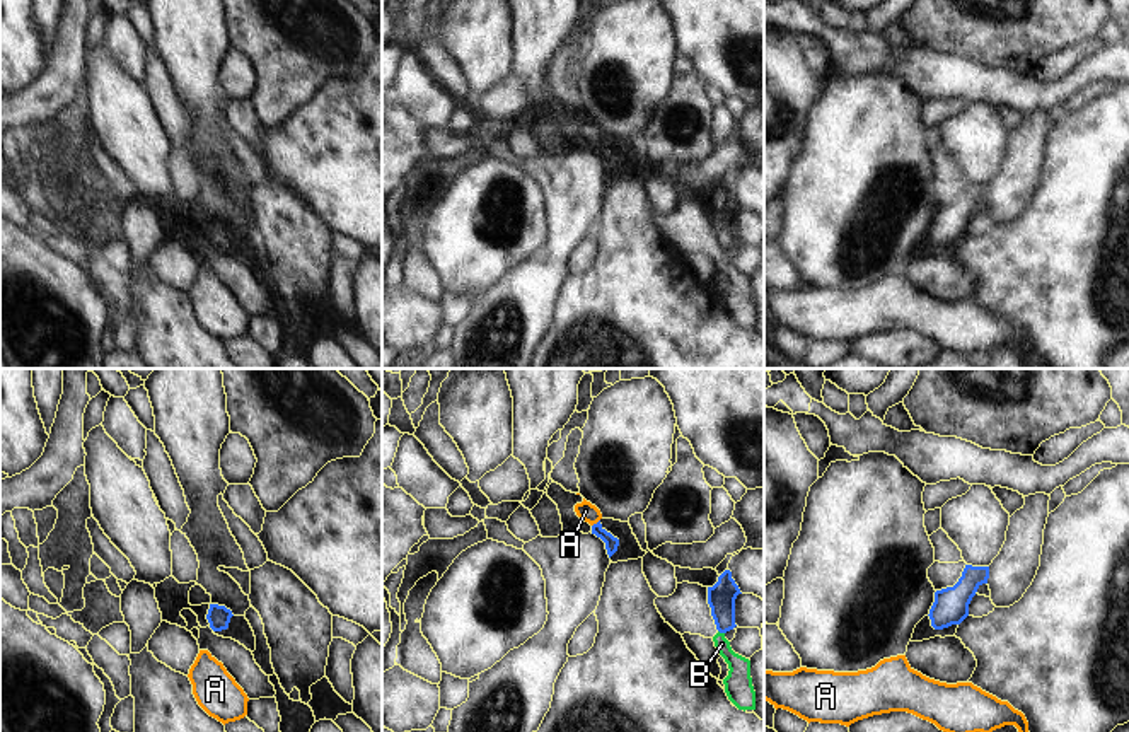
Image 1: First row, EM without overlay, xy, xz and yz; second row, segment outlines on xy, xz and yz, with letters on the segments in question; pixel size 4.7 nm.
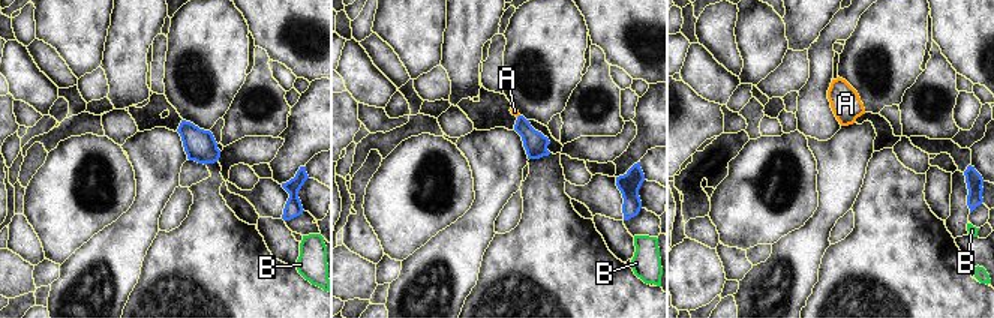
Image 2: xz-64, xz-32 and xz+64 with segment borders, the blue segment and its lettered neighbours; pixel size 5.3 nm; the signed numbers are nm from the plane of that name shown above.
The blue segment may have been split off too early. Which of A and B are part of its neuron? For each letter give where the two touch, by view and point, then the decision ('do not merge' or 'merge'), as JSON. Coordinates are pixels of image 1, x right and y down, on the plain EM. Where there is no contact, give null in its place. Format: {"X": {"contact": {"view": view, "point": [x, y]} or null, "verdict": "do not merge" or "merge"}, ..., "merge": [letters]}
{"A": {"contact": {"view": "xz", "point": [597, 140]}, "verdict": "merge"}, "B": {"contact": {"view": "xz", "point": [722, 249]}, "verdict": "do not merge"}, "merge": ["A"]}

